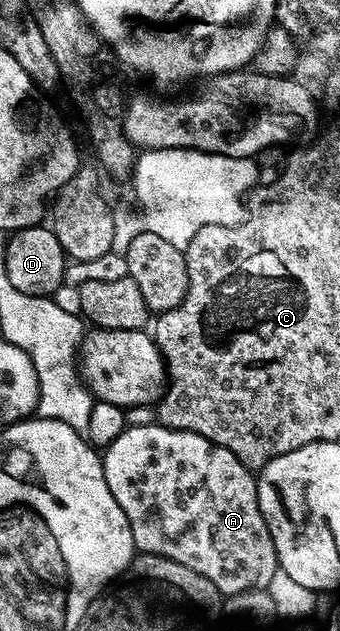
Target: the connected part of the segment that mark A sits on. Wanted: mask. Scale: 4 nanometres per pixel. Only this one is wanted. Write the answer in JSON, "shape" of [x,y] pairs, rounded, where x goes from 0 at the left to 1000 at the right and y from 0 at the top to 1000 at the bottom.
{"shape":[[[382,672],[374,674],[365,685],[353,685],[353,691],[341,691],[341,697],[329,697],[321,707],[309,708],[300,719],[300,740],[306,742],[306,761],[318,761],[318,773],[329,773],[329,786],[341,786],[341,799],[353,799],[353,805],[365,805],[365,818],[376,818],[397,873],[482,881],[494,887],[518,887],[529,894],[541,894],[541,900],[565,900],[565,906],[588,906],[588,913],[600,913],[612,919],[624,919],[624,926],[635,926],[641,940],[656,945],[729,938],[732,935],[785,933],[794,921],[821,903],[812,868],[800,862],[788,830],[765,811],[759,767],[750,753],[715,732],[694,729],[694,723],[682,723],[682,716],[671,716],[671,710],[647,710],[576,685],[509,681],[462,672],[444,672],[444,675]]]}

